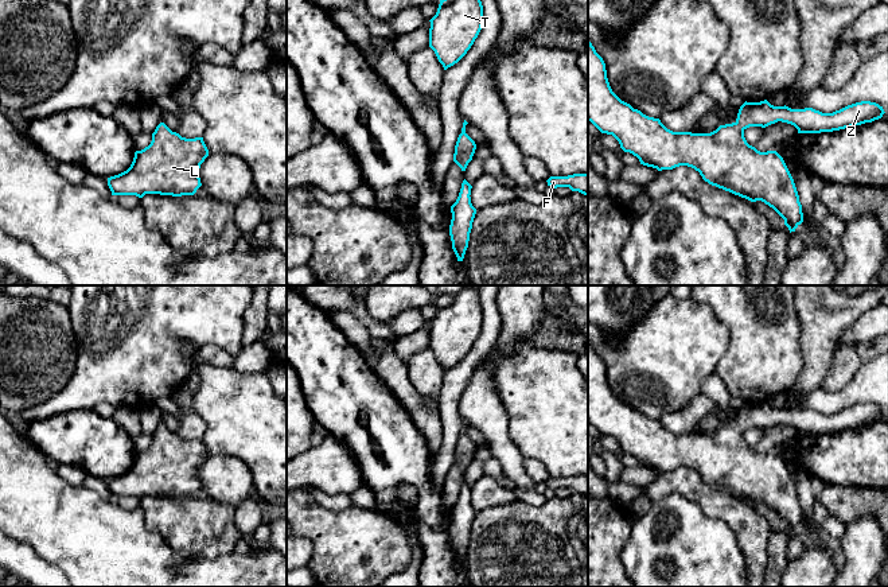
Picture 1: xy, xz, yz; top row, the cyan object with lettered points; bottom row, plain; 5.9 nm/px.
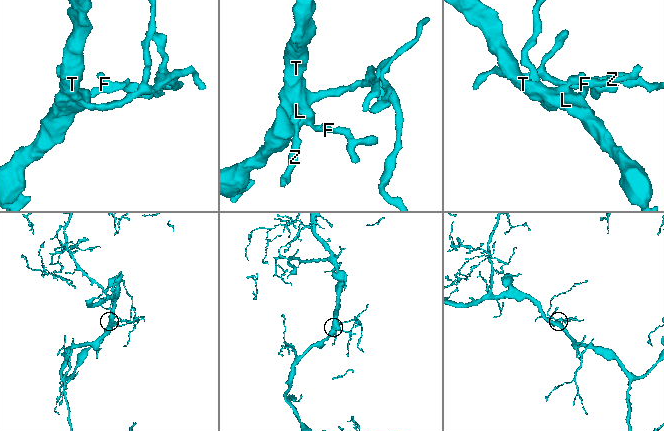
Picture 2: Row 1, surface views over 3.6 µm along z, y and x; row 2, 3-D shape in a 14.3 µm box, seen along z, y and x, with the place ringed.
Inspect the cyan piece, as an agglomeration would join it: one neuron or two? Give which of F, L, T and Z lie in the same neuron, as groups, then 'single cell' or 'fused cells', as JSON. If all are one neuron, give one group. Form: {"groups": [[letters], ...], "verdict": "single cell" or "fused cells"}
{"groups": [["F", "L", "T", "Z"]], "verdict": "single cell"}

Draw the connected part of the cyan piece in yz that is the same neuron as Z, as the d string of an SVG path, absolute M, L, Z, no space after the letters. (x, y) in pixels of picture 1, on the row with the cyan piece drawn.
M588 40L588 121L601 133L612 135L643 166L658 171L688 166L712 186L751 202L764 202L784 219L790 233L803 222L794 179L776 151L757 151L747 143L744 131L782 121L794 125L798 133L833 132L872 123L884 113L883 106L871 101L833 113L774 106L767 100L745 101L735 123L710 133L673 132L612 92L605 63Z

